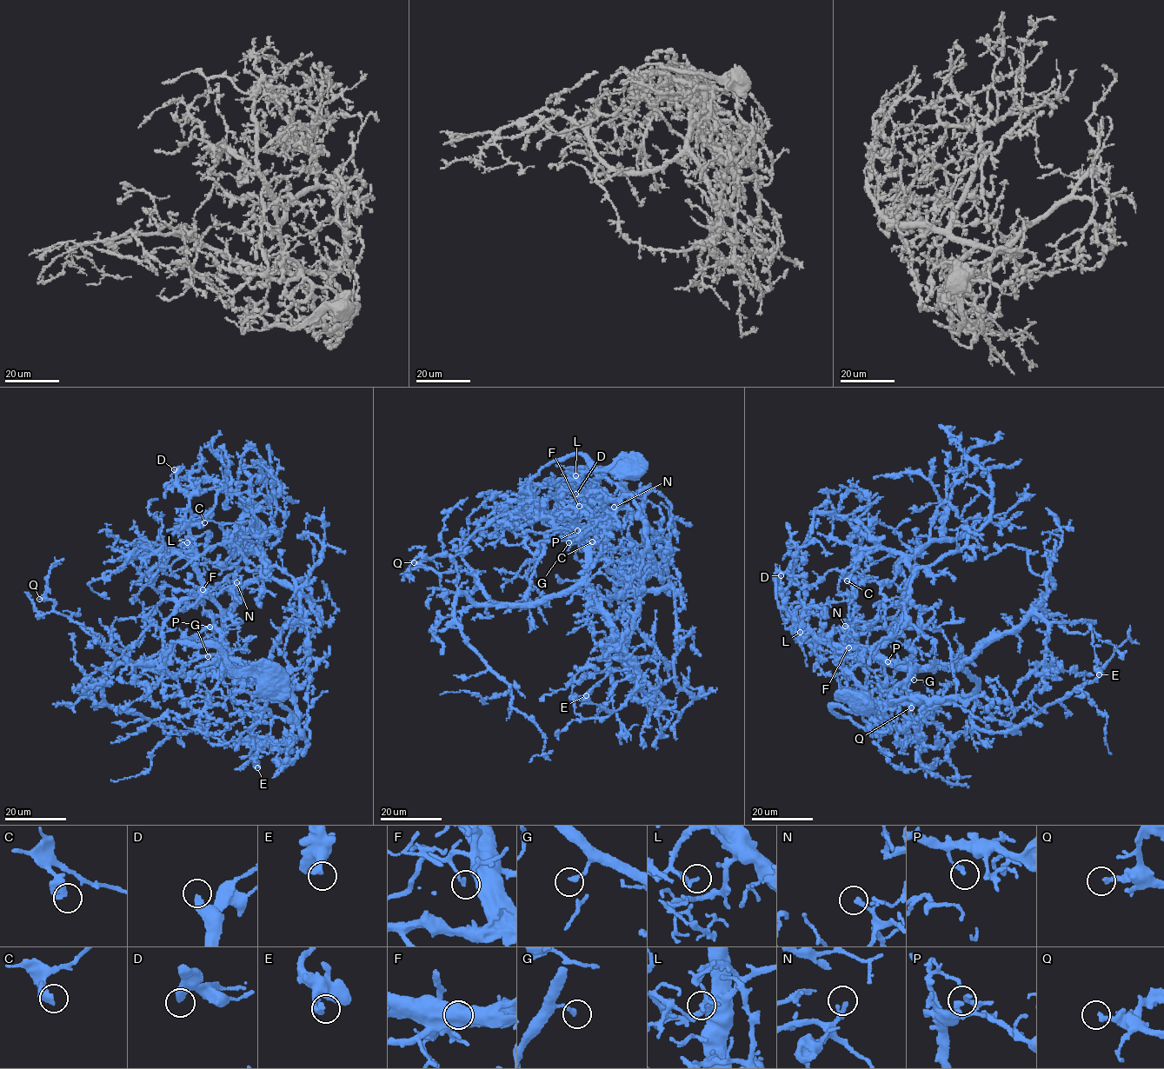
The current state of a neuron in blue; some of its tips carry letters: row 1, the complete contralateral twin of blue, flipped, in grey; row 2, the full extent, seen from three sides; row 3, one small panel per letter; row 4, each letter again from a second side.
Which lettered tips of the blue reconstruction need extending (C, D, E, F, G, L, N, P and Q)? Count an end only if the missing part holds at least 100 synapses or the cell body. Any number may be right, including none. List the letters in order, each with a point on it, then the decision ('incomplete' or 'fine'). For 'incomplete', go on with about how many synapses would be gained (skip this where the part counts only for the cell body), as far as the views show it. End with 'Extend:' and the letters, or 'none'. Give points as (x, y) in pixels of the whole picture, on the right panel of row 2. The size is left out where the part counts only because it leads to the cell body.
C: (847, 580) | fine
D: (781, 575) | incomplete | 100 syn
E: (1099, 674) | fine
F: (848, 647) | fine
G: (914, 680) | fine
L: (800, 632) | fine
N: (845, 626) | fine
P: (887, 661) | fine
Q: (911, 707) | fine
Extend: D

